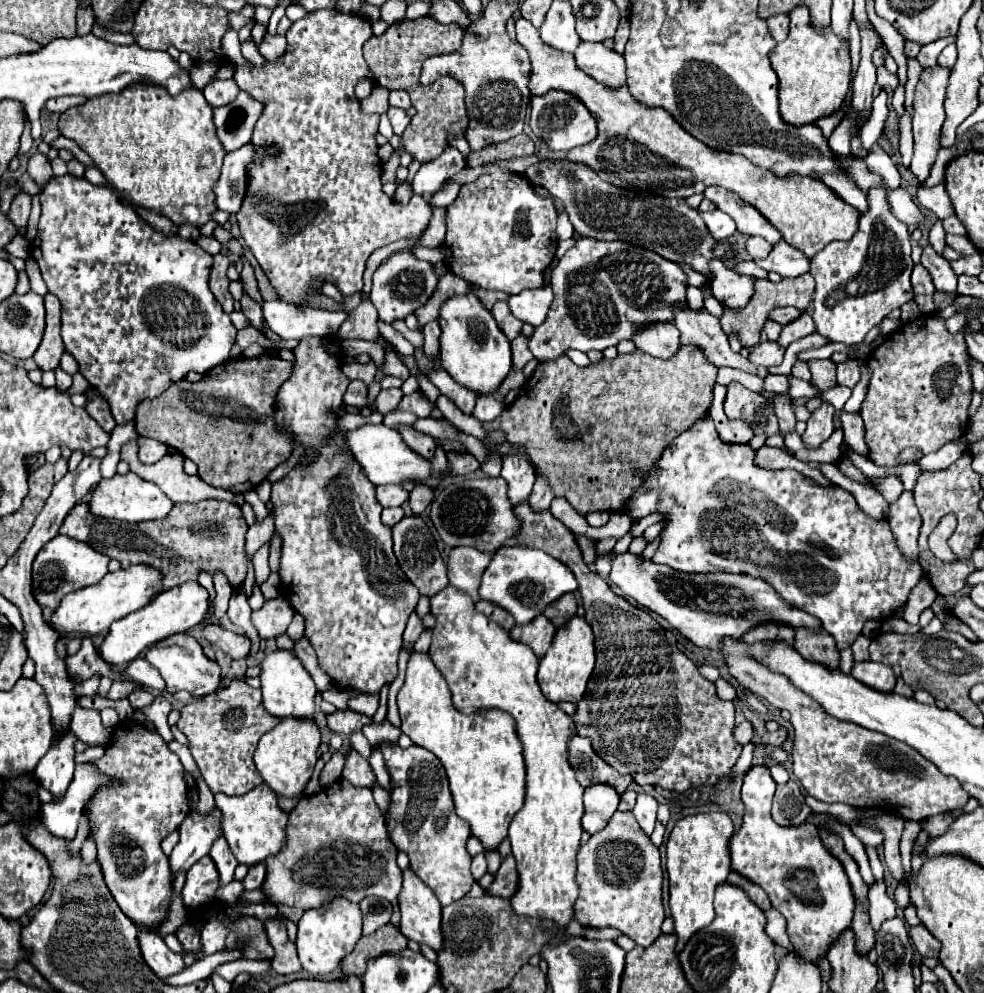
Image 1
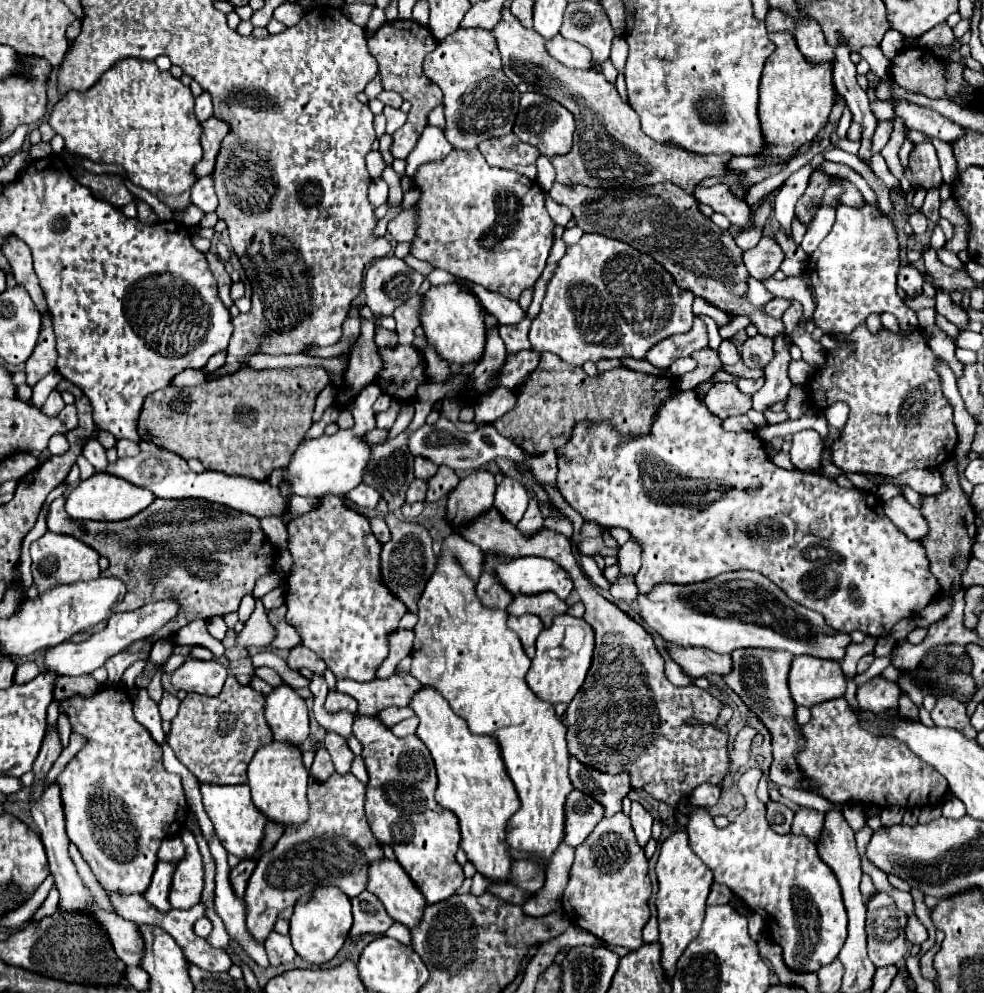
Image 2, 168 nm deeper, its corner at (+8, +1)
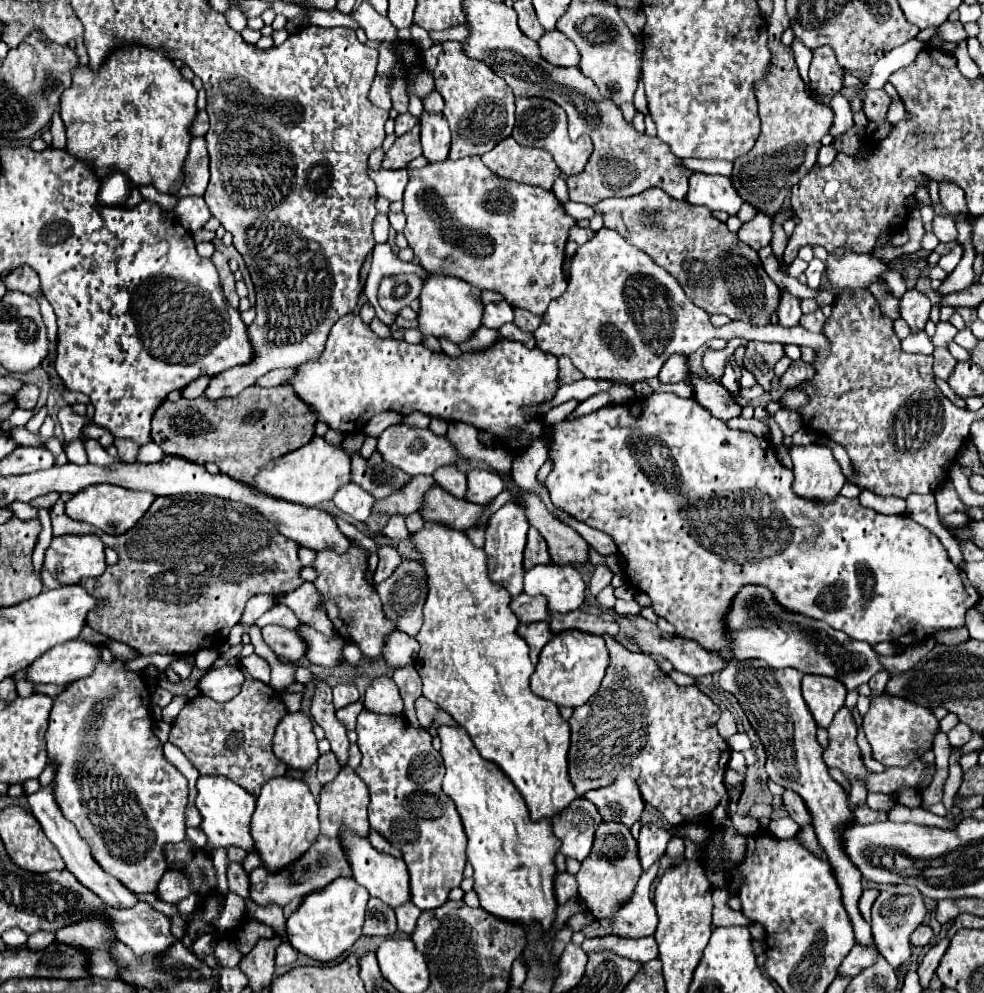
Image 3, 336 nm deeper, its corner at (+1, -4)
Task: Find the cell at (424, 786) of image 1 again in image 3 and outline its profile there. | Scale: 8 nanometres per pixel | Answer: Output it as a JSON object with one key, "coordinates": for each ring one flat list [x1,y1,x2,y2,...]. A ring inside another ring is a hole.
{"coordinates":[[363,709,357,717,357,745,363,755,357,775,369,789,369,823,403,851,409,869,411,901,419,909,437,909,463,879,467,863,461,817,443,793,443,757,431,745,431,733,413,727,403,715,377,715]]}

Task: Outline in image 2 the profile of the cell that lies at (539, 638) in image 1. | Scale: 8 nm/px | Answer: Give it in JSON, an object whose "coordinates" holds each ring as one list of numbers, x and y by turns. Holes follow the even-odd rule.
{"coordinates":[[524,614,524,616,508,616,508,628,514,630,524,646,524,652,532,658,534,656,534,642,538,638,538,634,542,632,544,624,538,616,534,614]]}

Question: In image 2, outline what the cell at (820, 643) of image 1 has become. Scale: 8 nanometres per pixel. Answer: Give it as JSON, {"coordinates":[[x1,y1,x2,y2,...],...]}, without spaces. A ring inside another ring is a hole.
{"coordinates":[[796,656,792,660,788,684,794,702,800,706,840,698,846,692,846,680,840,664,818,660,814,656]]}

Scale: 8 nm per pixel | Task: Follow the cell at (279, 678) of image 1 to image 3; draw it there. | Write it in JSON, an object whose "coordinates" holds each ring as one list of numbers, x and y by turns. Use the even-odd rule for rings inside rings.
{"coordinates":[[301,711,287,713,287,717,283,717,281,723,277,725,273,739,273,753,289,769,299,769,301,773,309,771,319,759,311,719]]}

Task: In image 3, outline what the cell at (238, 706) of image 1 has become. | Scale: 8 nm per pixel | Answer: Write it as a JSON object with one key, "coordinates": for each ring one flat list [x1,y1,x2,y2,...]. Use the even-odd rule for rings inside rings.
{"coordinates":[[247,679,241,693,227,703,217,703,211,697,197,695,187,701,171,725,169,741,177,745,201,775,223,775,241,785,253,797,259,797,265,781,287,771,273,751,271,741,277,723,287,709,281,695,263,681]]}

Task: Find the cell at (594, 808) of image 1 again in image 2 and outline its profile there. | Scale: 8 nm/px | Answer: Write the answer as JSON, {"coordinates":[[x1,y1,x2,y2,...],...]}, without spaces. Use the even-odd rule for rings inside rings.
{"coordinates":[[572,790,566,800,566,836,564,842,570,846,578,846,586,840,586,836,596,828,596,824,604,818,602,804,598,804,592,796]]}

